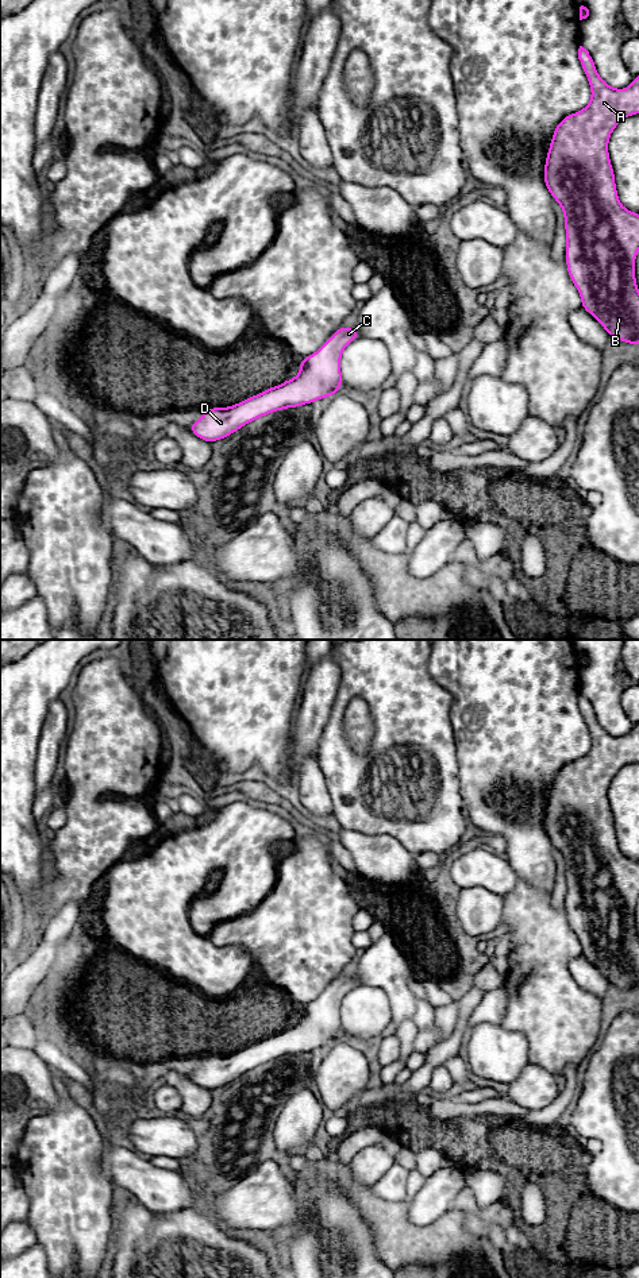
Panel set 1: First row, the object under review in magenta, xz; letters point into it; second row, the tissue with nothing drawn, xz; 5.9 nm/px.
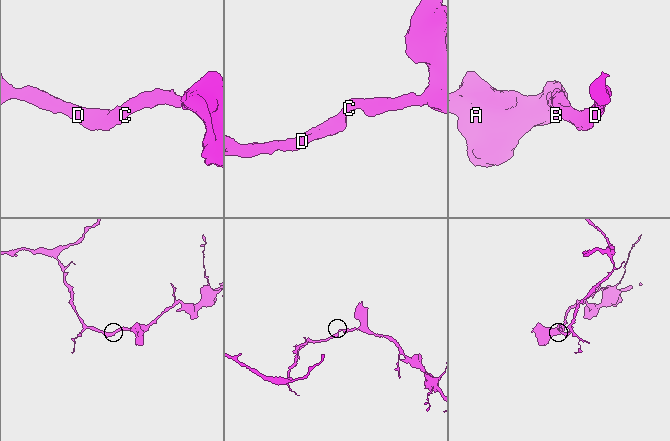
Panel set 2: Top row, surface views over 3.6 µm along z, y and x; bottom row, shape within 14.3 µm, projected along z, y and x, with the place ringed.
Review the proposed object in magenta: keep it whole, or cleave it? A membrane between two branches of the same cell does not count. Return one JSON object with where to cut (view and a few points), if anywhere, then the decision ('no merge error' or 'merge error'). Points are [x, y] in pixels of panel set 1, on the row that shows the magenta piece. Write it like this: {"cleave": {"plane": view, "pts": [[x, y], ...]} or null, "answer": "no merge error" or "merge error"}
{"cleave": null, "answer": "no merge error"}

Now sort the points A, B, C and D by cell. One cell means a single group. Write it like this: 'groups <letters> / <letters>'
groups A B C D

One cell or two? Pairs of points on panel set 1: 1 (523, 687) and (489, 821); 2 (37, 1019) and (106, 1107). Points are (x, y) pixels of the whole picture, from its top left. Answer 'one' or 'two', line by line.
1: one
2: one

